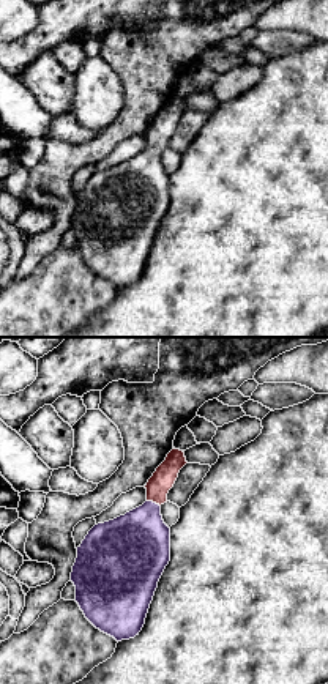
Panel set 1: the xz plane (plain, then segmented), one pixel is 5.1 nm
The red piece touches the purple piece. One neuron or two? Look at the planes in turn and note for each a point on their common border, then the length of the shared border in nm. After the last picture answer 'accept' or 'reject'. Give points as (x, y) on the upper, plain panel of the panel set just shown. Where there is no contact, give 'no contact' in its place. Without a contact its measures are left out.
contact (153, 148); length 80 nm

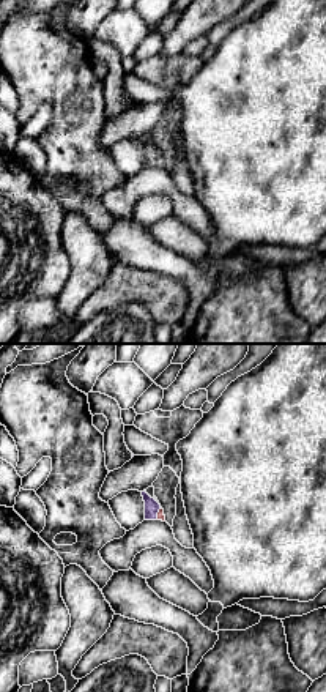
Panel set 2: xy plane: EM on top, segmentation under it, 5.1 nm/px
contact (158, 161); length 70 nm

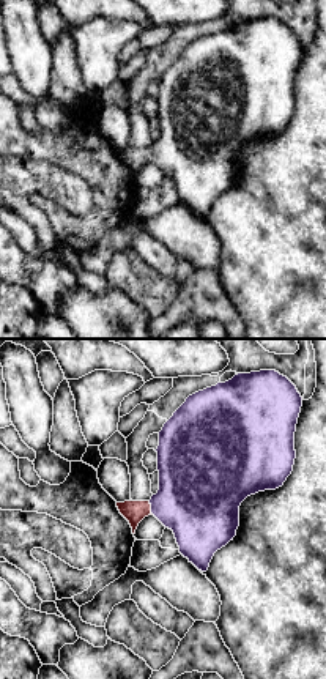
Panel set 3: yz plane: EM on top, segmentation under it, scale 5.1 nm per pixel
contact (150, 155); length 80 nm

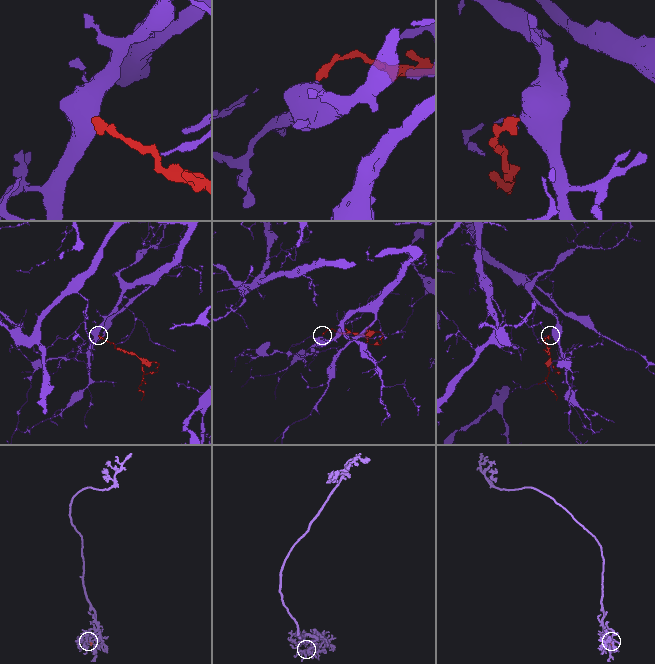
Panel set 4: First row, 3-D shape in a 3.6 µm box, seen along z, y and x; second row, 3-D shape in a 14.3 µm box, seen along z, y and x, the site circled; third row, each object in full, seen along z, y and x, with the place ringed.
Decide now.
accept

